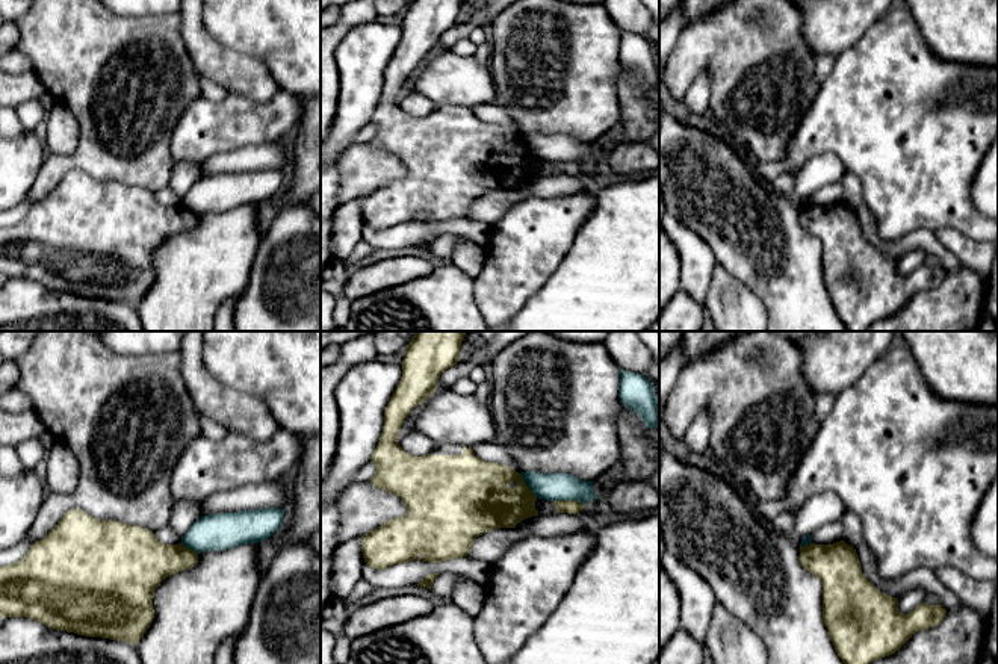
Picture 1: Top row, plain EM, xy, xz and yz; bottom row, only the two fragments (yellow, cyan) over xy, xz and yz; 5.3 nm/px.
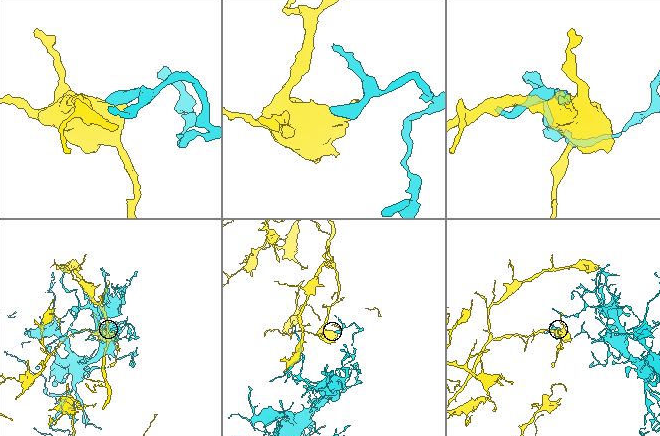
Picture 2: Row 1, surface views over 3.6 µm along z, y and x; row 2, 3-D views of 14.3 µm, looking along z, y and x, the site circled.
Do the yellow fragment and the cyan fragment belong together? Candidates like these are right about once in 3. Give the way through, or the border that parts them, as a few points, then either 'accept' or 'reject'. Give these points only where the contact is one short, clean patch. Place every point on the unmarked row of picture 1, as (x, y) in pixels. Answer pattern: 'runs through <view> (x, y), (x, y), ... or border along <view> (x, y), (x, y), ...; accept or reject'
border along xz (552, 162), (578, 161), (584, 165); reject

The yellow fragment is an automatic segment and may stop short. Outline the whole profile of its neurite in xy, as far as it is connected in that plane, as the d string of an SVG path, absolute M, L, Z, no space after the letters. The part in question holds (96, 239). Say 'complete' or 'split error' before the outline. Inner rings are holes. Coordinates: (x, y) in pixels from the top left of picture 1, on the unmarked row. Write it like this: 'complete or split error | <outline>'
complete | M73 169L42 201L35 203L18 224L0 228L0 278L30 278L51 290L136 307L154 280L154 250L165 239L197 225L198 215L181 204L163 206L147 189L98 182Z

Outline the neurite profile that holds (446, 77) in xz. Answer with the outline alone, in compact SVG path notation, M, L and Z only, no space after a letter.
M451 50L435 51L422 64L414 91L435 106L473 109L496 100L488 68L475 54L460 56Z

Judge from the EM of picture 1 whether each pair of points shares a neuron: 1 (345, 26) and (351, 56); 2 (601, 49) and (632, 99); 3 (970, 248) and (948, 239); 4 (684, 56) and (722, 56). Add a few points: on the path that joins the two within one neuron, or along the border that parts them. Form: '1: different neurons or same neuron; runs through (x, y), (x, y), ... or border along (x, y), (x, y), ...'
1: different neurons; border along (374, 20), (356, 24), (336, 49)
2: different neurons; border along (620, 64), (617, 76), (619, 112)
3: same neuron; runs through (965, 248), (953, 241)
4: same neuron; runs through (693, 56), (712, 56)

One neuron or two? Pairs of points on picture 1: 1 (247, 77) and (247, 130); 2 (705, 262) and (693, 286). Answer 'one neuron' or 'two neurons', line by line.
1: two neurons
2: one neuron

